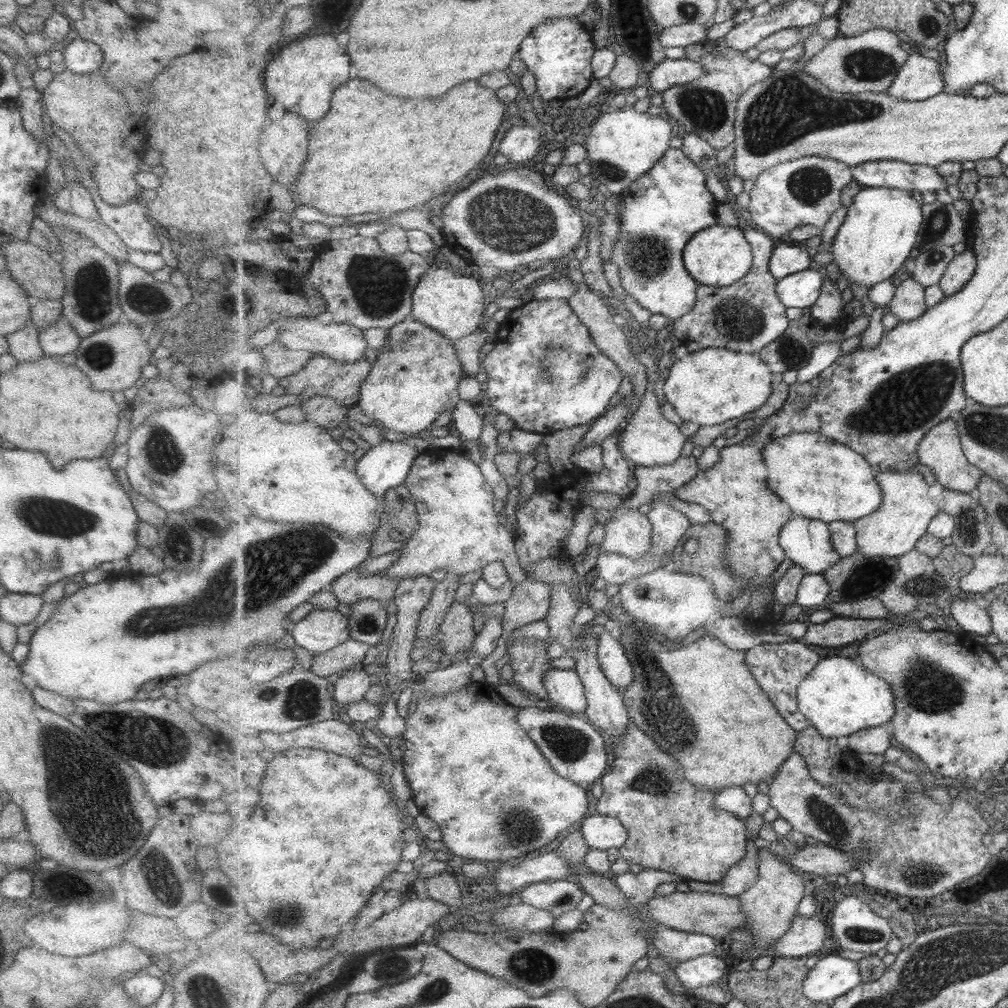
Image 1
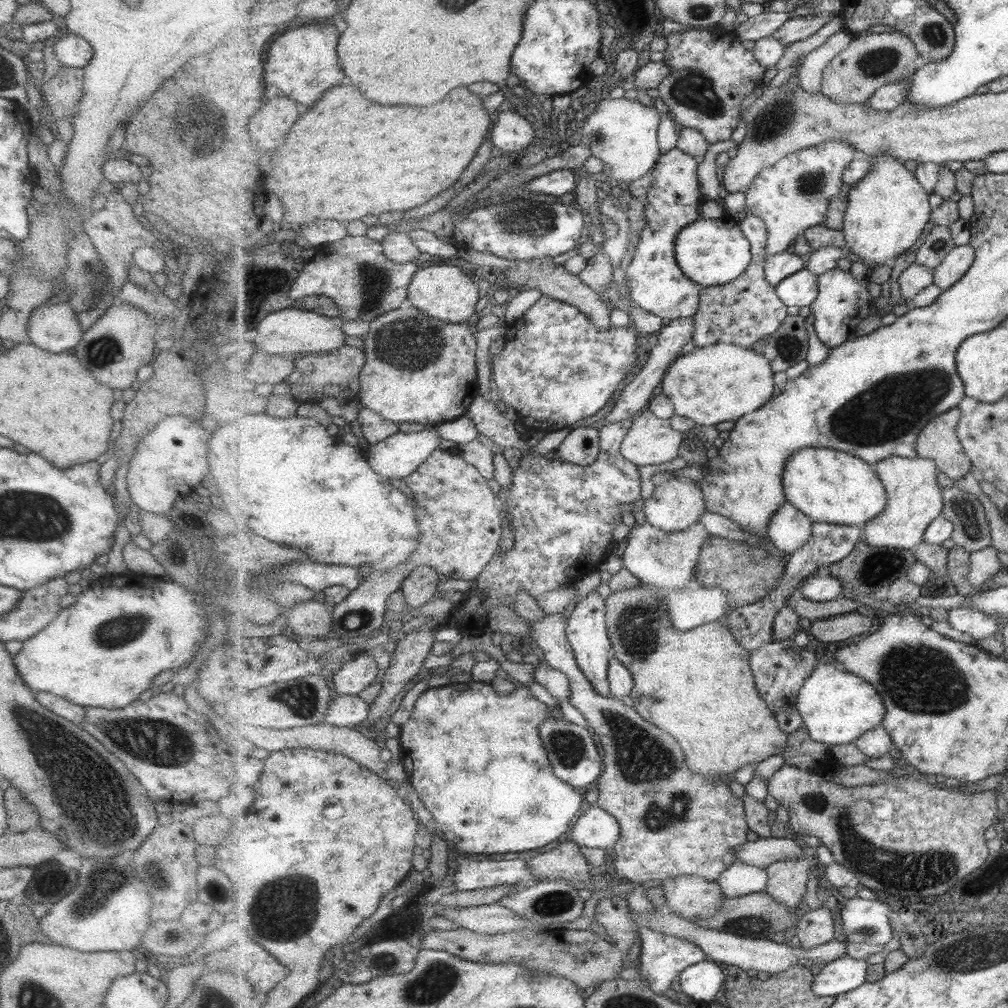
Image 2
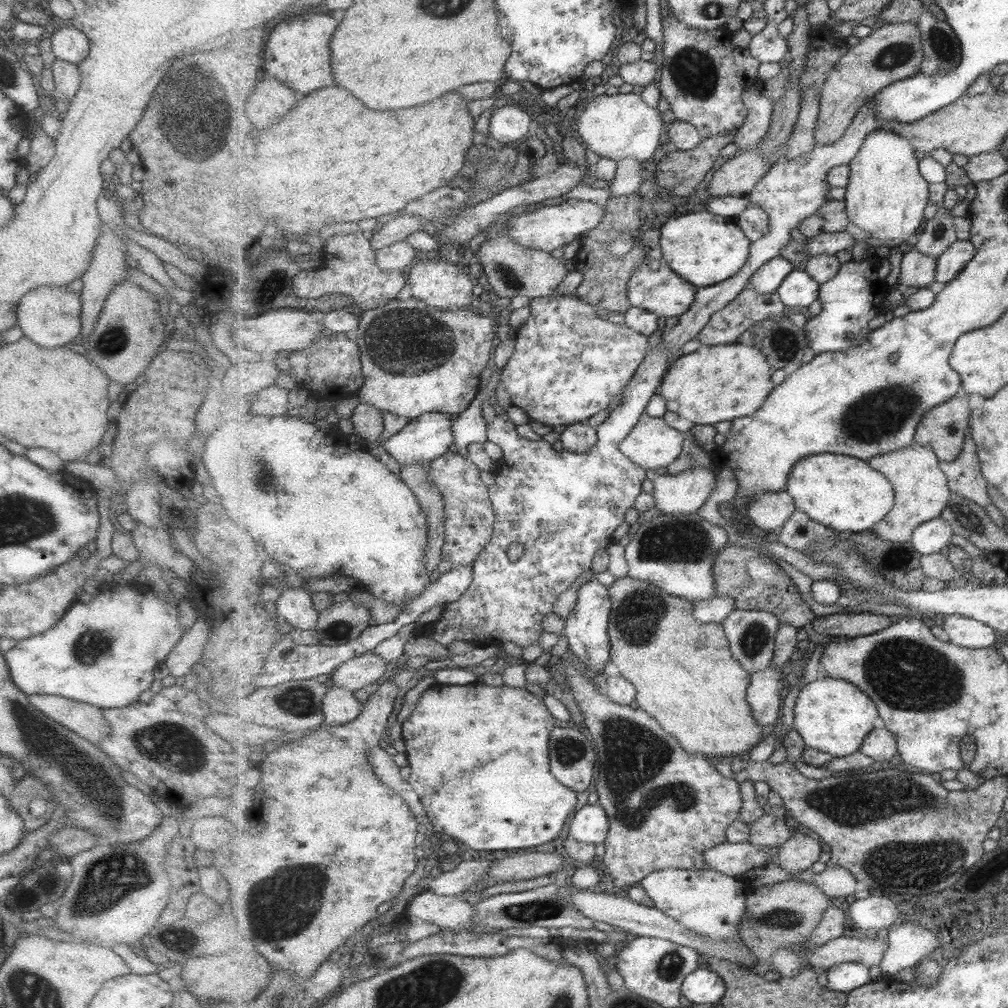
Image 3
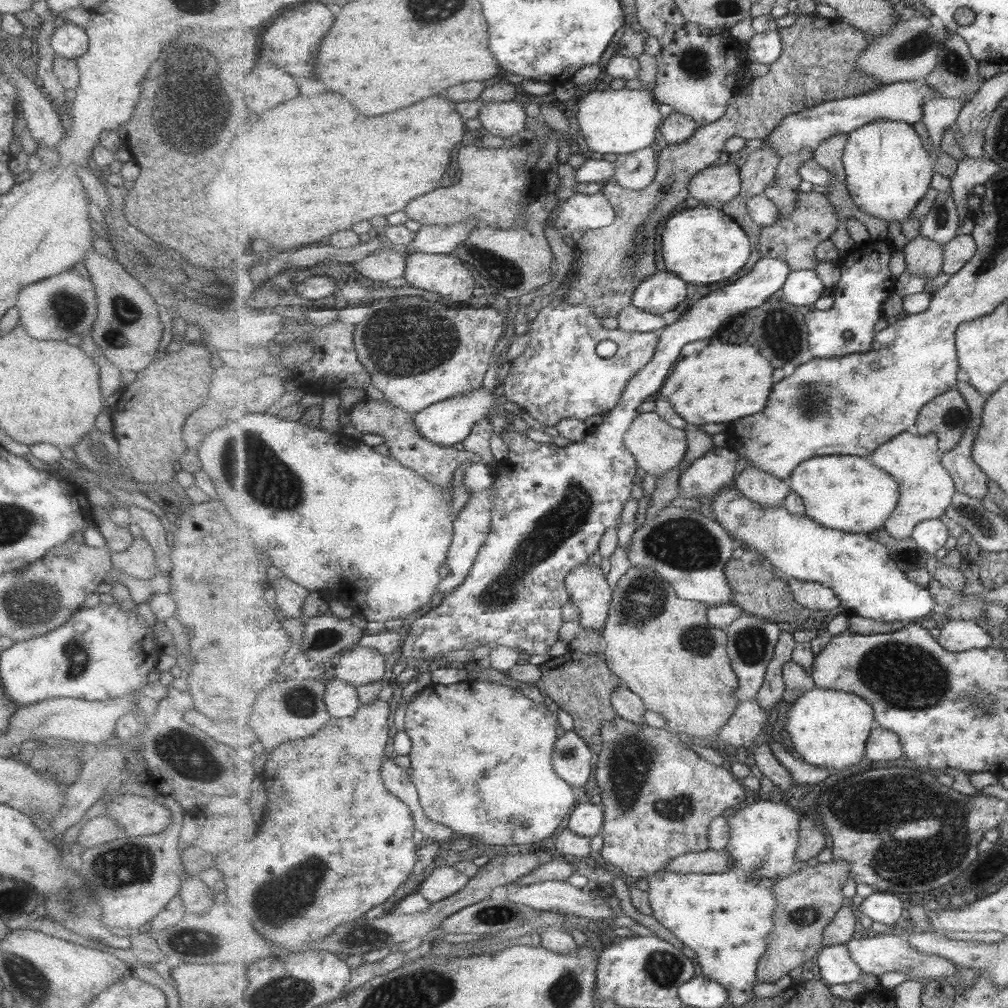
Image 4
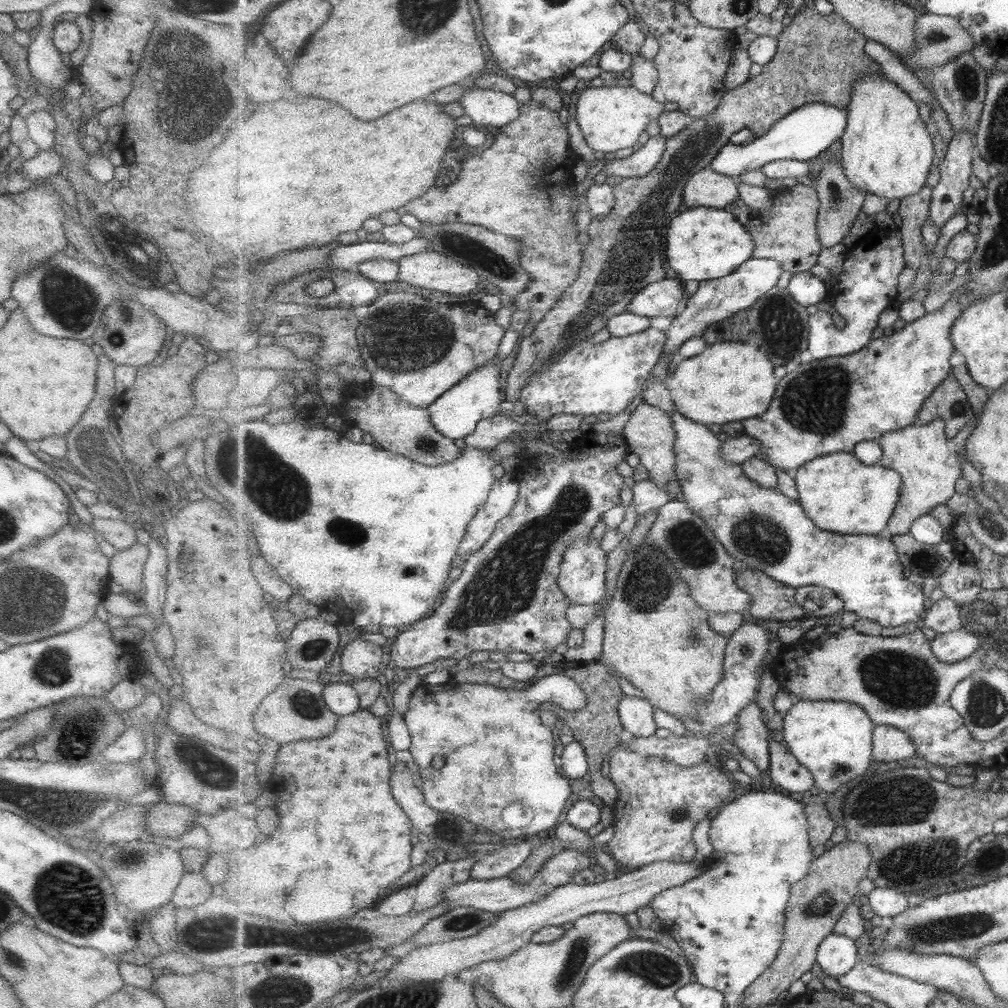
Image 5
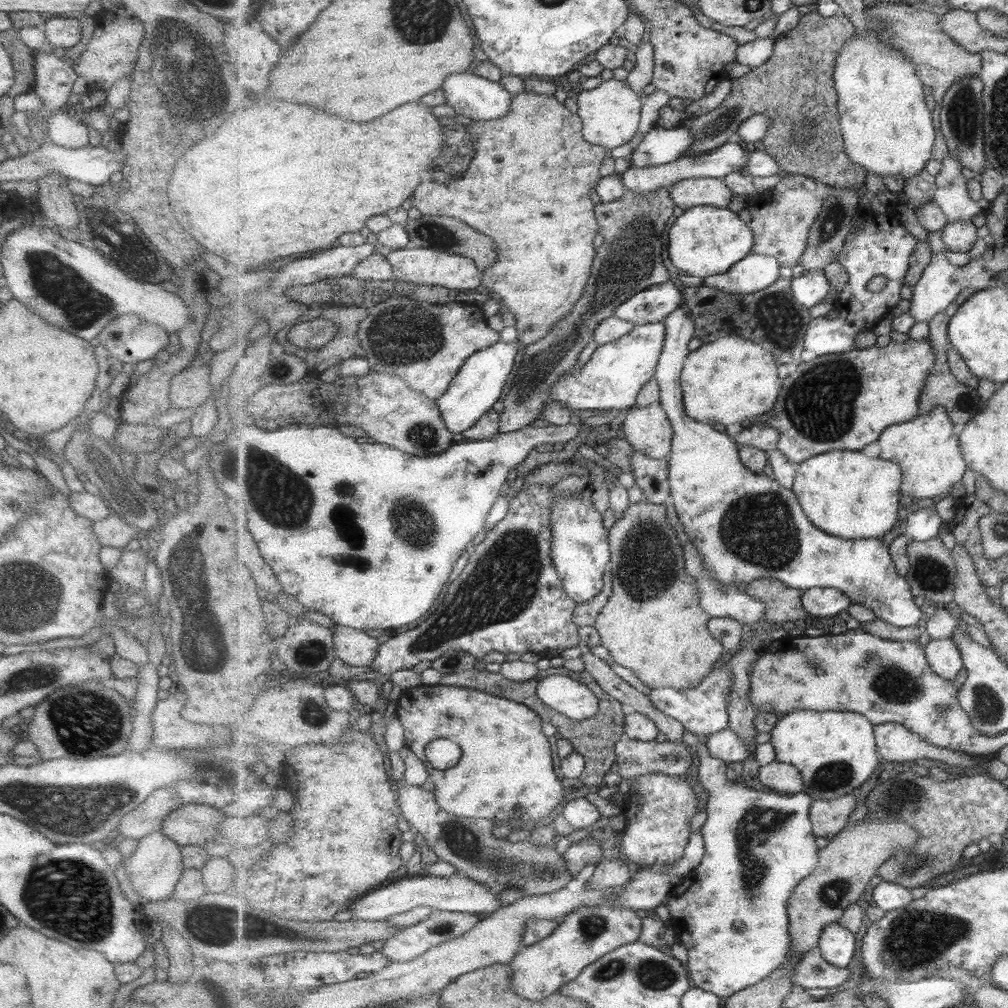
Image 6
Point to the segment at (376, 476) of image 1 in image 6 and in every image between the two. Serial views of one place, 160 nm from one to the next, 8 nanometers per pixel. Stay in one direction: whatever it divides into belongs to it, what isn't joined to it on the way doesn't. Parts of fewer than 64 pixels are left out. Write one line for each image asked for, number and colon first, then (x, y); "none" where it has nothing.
2: (400, 455)
3: (428, 437)
4: (451, 421)
5: (456, 414)
6: (479, 384)

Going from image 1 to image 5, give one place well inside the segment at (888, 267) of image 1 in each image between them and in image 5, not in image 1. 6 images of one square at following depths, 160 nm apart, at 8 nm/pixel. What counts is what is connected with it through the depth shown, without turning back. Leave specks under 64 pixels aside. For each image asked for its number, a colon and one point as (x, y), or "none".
2: (889, 210)
3: (886, 197)
4: (888, 171)
5: (887, 150)

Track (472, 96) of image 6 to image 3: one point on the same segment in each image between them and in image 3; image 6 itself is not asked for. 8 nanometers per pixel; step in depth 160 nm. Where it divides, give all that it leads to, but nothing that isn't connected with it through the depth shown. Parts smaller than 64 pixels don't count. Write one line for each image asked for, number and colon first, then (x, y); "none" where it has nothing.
3: (509, 125)
4: (503, 119)
5: (493, 109)

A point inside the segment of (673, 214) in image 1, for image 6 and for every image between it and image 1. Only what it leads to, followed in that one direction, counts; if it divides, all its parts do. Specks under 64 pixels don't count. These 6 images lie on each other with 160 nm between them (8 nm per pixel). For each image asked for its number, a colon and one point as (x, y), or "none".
2: (656, 283)
3: (663, 292)
4: (665, 290)
5: (662, 299)
6: (654, 305)

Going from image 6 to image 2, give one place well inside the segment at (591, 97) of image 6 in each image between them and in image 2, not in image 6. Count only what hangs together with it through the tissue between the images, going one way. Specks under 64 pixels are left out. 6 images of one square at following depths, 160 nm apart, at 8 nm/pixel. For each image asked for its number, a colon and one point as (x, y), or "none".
2: (623, 133)
3: (618, 126)
4: (619, 122)
5: (612, 117)

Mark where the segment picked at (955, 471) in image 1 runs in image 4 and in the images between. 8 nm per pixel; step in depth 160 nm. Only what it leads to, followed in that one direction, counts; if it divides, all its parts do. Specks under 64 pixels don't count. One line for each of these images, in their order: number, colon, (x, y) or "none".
2: (940, 441)
3: (945, 427)
4: (949, 416)

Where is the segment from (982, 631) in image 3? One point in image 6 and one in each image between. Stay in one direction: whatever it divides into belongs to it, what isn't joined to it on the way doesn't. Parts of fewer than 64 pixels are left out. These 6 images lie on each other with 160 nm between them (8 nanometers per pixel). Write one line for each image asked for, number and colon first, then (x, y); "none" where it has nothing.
4: (957, 636)
5: (951, 648)
6: (945, 657)

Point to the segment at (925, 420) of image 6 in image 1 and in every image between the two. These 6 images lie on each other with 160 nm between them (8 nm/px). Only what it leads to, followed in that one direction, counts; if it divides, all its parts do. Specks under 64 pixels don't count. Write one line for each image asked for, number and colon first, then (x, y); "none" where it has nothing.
1: (906, 513)
2: (916, 498)
3: (922, 489)
4: (927, 489)
5: (929, 465)

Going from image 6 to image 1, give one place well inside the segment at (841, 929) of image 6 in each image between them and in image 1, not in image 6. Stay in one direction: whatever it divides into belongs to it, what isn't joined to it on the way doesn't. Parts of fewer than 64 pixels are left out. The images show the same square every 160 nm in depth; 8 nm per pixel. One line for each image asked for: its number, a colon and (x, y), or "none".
1: (833, 976)
2: (847, 974)
3: (845, 977)
4: (836, 965)
5: (837, 955)

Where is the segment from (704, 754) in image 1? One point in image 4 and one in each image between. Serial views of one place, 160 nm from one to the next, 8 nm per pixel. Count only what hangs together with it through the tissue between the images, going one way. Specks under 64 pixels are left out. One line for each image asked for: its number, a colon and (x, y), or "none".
2: (699, 686)
3: (686, 675)
4: (663, 646)

